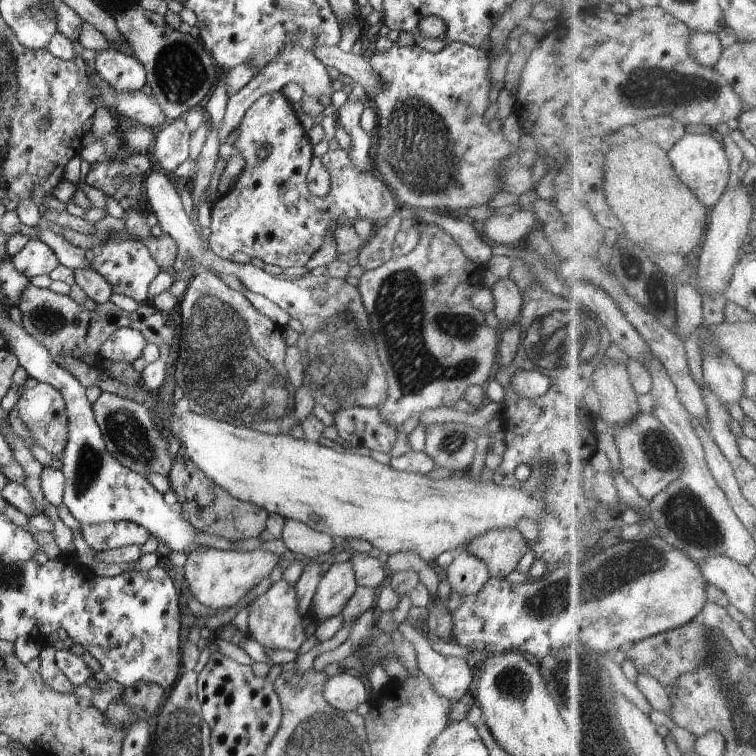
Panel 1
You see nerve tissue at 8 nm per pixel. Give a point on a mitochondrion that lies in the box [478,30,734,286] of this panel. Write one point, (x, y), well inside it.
(646, 87)

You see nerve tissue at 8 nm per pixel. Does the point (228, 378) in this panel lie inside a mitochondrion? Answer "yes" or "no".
yes

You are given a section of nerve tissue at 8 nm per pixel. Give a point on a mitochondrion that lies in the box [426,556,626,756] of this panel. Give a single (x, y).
(511, 682)

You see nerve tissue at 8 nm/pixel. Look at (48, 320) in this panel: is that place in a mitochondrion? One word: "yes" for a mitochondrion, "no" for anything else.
yes

